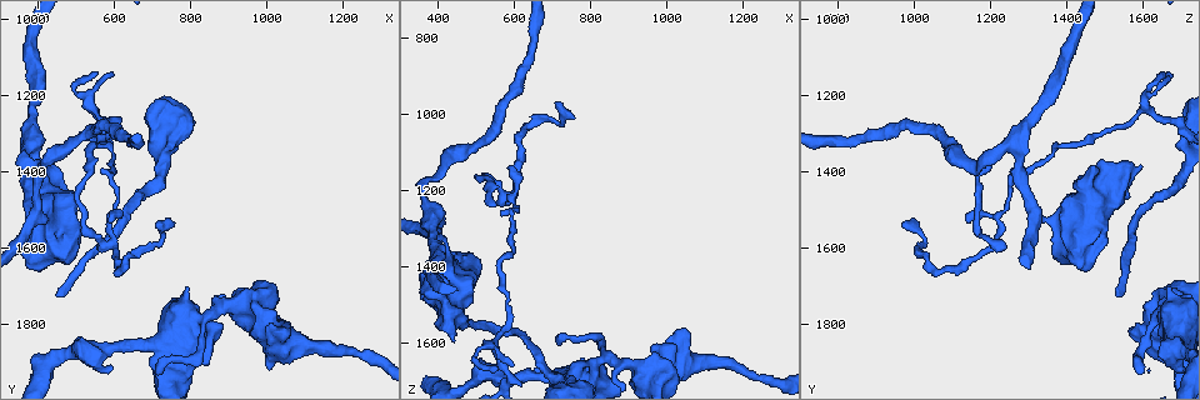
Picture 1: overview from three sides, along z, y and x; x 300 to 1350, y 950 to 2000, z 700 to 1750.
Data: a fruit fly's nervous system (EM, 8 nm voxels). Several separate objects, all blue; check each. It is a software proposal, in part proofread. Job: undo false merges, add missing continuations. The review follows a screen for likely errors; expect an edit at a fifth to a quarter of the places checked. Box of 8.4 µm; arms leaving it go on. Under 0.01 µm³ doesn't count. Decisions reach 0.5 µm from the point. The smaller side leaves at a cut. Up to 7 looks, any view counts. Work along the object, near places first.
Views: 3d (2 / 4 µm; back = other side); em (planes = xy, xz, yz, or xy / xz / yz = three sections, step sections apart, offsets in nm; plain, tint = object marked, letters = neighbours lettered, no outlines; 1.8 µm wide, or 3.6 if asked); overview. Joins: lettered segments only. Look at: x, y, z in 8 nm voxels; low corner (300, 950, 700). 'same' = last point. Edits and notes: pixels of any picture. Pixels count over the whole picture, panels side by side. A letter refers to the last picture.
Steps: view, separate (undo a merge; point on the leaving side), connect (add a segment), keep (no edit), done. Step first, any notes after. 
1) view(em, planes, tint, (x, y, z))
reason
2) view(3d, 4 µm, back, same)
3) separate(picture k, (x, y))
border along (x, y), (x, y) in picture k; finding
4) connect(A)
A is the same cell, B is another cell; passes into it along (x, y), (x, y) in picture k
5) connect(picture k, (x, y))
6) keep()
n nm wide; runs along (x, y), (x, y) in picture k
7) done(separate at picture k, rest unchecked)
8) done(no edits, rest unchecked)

view(em, planes, letters, (460, 1730, 1545))
thin end

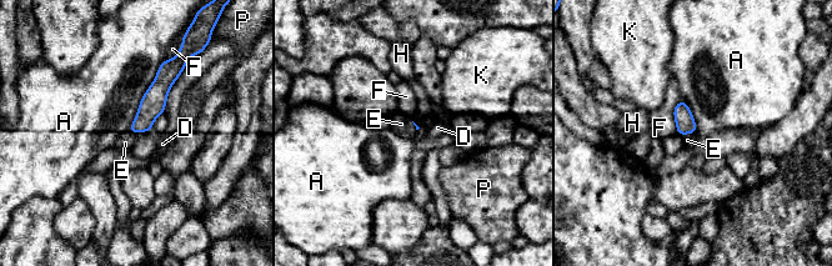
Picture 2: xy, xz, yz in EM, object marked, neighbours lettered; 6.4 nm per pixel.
connect(E)
E is the same cell, A, D, F, H, K and P are other cells; it goes on there

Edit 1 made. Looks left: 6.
view(overview)

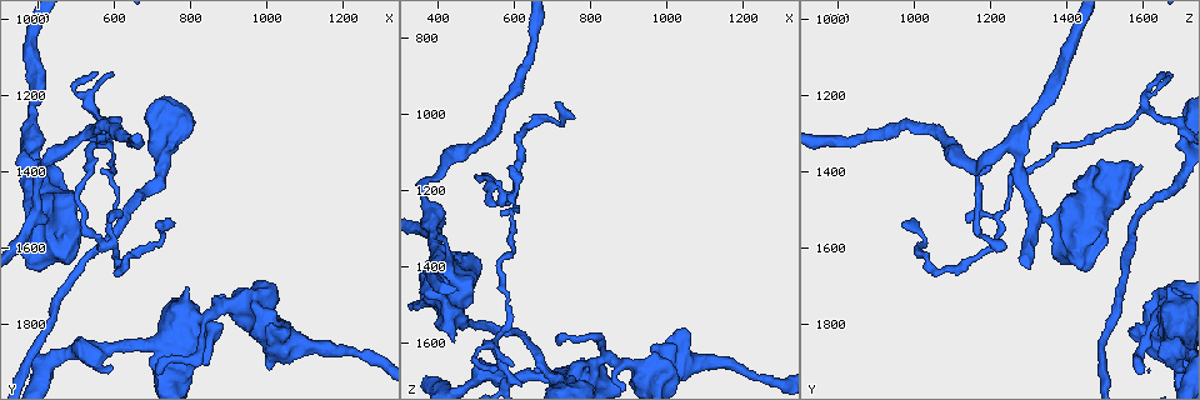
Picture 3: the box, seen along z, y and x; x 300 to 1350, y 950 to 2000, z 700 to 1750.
view(em, planes, letters, (580, 1590, 1215))
four or more arms meet

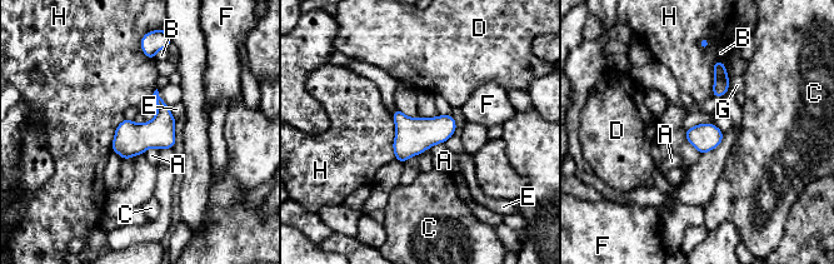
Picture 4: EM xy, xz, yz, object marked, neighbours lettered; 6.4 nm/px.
keep()
180 nm wide; A, B, C, D, E, F, G and H are other cells; border along (159, 149), (150, 148), (143, 153) in picture 4; continuous, no second cell

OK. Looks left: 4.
view(3d, 4 µm, (710, 1530, 975))
end of a long branch

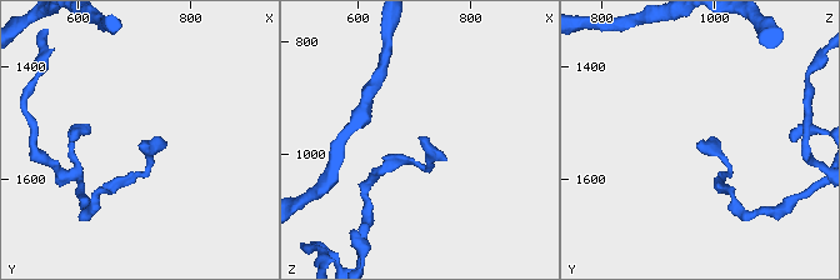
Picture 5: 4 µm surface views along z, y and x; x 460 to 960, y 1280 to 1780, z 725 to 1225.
view(em, yz, step 8, letters, (715, 1535, 970))

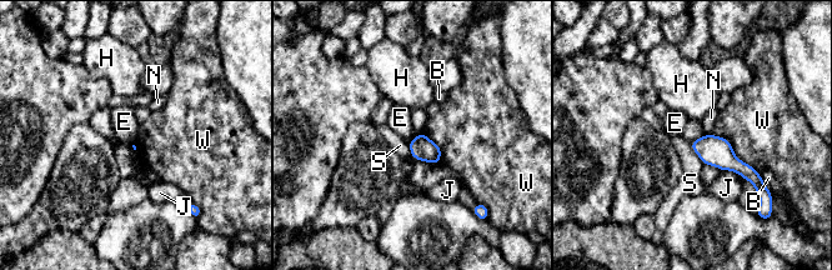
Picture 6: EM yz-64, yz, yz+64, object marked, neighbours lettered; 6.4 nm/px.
keep()
W touches over 420 nm; B, E, H, J, N, S and W are other cells; none of them fits

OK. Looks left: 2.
done(connect at picture 2, rest unchecked)

